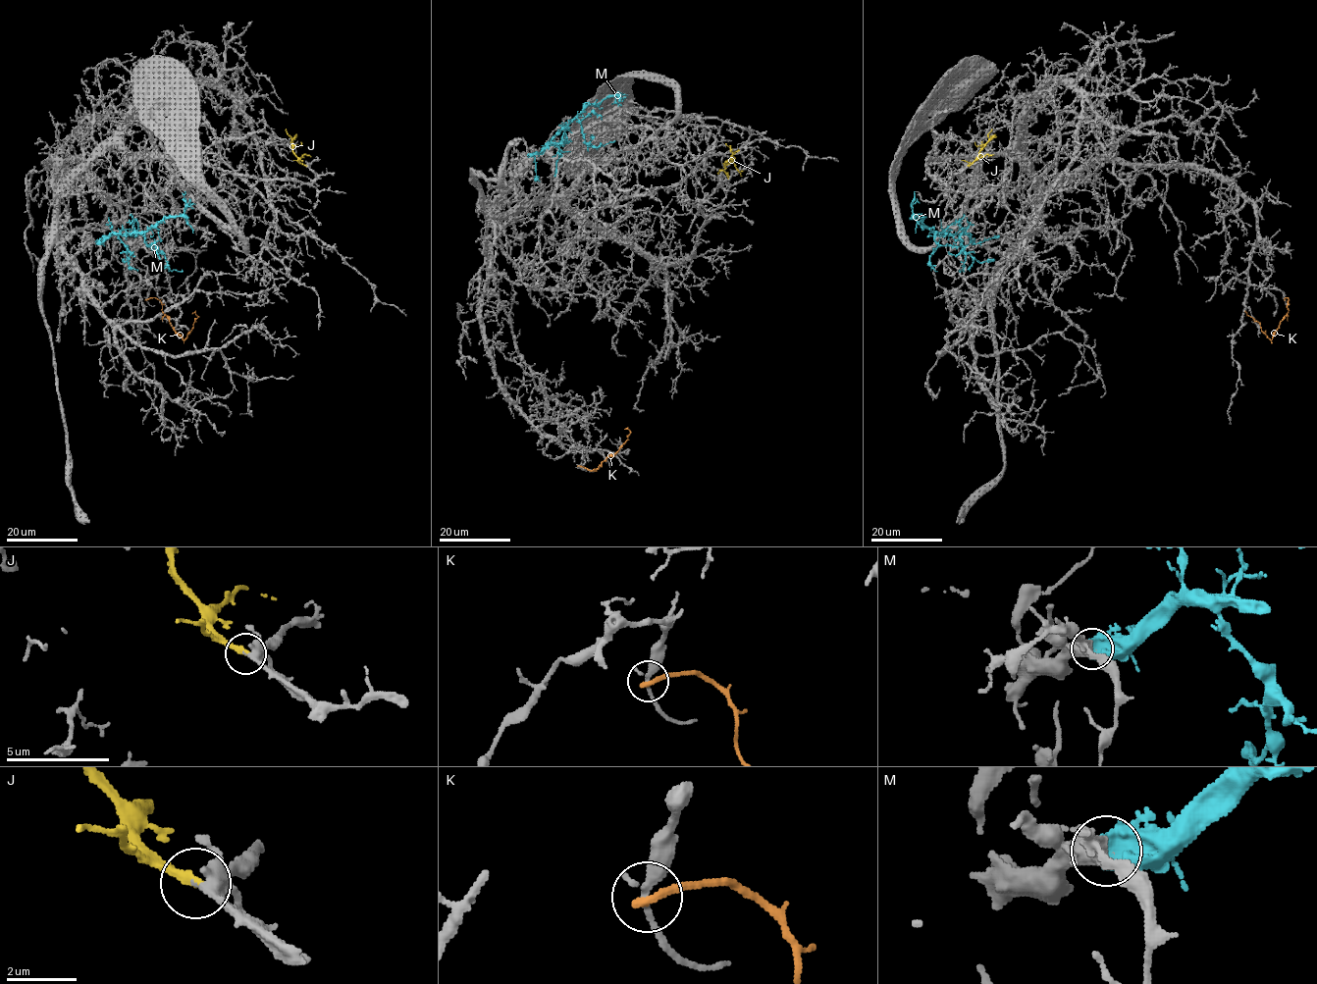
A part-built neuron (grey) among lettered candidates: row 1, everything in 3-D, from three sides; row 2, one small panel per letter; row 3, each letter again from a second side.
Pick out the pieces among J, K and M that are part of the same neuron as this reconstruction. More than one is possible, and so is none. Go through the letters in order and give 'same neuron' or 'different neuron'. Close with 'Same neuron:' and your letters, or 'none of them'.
J: same neuron
K: different neuron
M: same neuron
Same neuron: J, M

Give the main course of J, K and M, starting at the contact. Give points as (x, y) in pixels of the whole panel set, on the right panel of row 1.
J: (968, 165), (987, 141), (992, 129)
K: (1284, 299), (1287, 297), (1288, 312), (1271, 339), (1260, 324), (1246, 313)
M: (974, 242), (966, 234), (937, 233), (934, 236), (941, 245), (962, 246), (964, 268), (959, 270)

